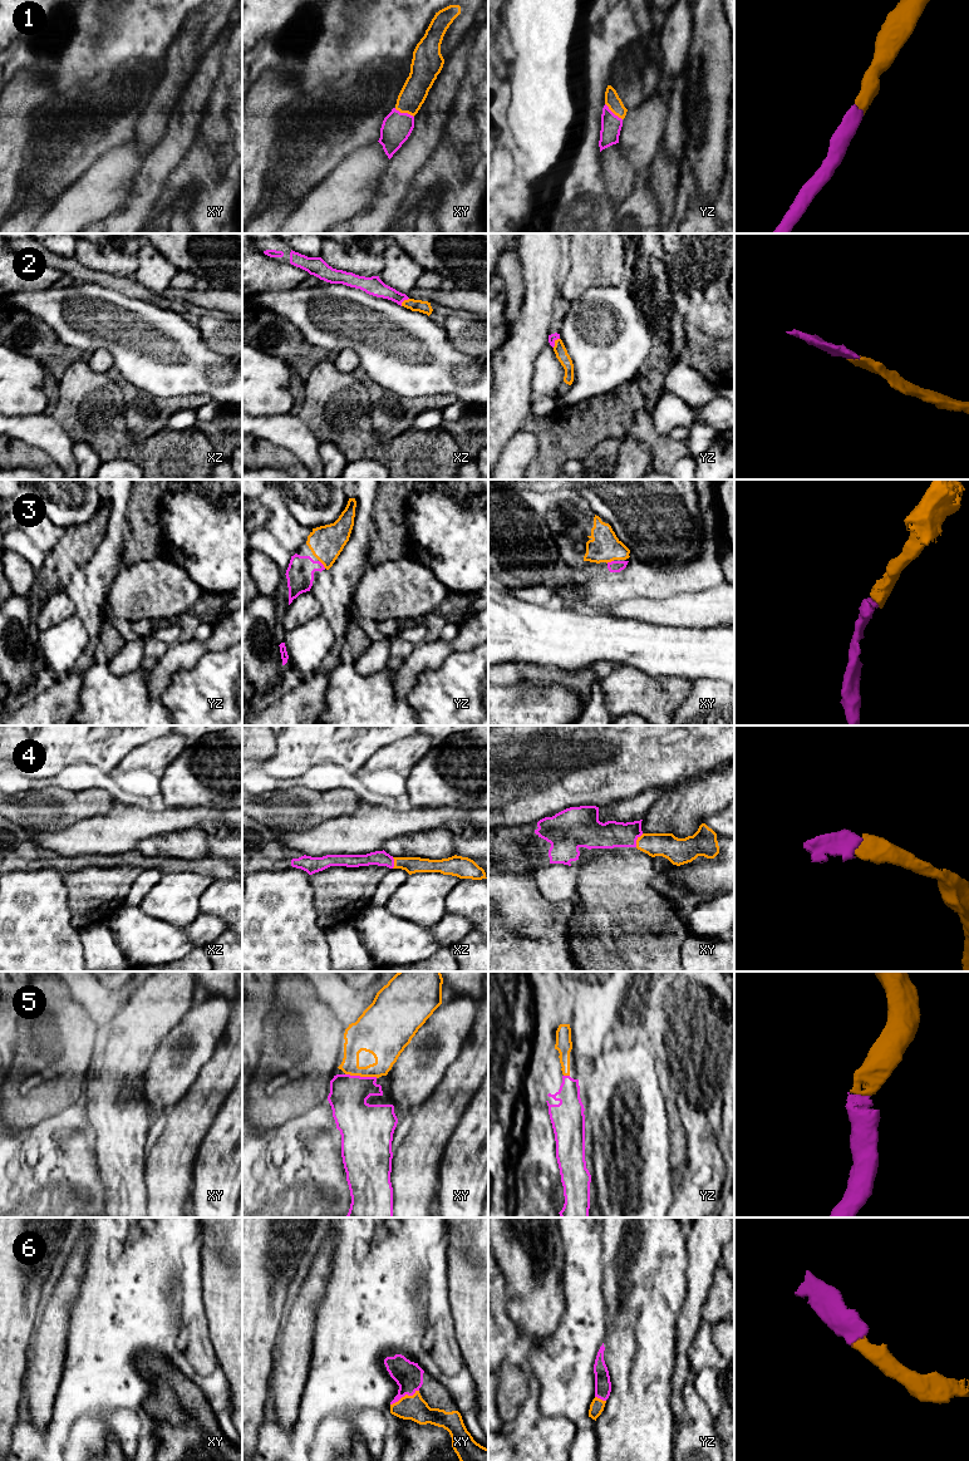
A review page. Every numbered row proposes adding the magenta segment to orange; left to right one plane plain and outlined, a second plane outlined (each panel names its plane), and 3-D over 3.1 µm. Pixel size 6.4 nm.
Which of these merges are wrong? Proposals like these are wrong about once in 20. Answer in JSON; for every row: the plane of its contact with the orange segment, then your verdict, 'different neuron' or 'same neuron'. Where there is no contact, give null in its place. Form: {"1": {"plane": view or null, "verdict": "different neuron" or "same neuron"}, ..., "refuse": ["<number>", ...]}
{"1": {"plane": "xy", "verdict": "same neuron"}, "2": {"plane": "yz", "verdict": "same neuron"}, "3": {"plane": "yz", "verdict": "same neuron"}, "4": {"plane": "xy", "verdict": "same neuron"}, "5": {"plane": "xy", "verdict": "same neuron"}, "6": {"plane": "xy", "verdict": "same neuron"}, "refuse": []}

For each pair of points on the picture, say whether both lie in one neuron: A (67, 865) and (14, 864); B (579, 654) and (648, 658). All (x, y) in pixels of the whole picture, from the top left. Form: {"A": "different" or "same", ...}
{"A": "same", "B": "same"}

